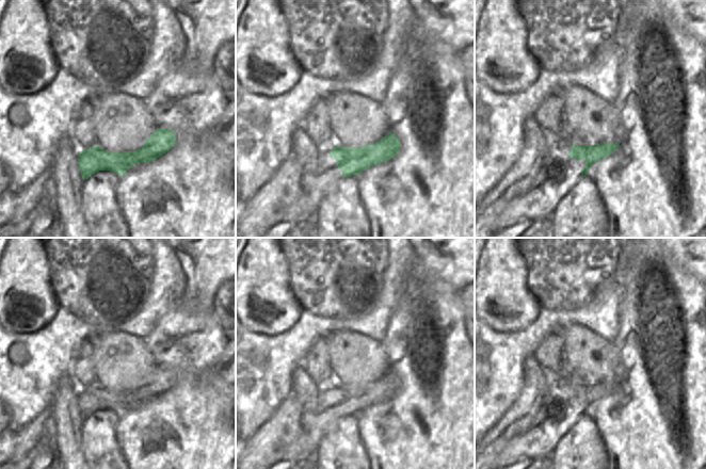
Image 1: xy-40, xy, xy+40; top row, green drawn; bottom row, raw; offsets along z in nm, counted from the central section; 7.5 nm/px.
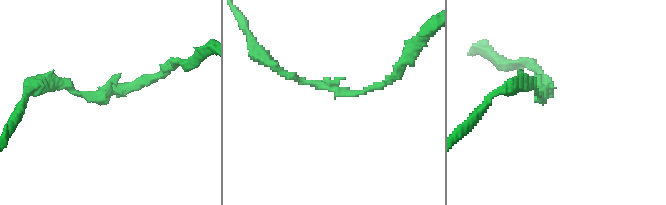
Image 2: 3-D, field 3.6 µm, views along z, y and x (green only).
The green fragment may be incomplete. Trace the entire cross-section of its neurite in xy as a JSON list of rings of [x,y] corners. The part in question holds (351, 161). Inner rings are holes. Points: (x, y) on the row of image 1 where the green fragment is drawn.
[[[389,132],[380,141],[360,147],[332,147],[331,158],[336,159],[336,165],[342,172],[342,177],[358,175],[363,171],[382,162],[386,162],[398,155],[400,140]]]

